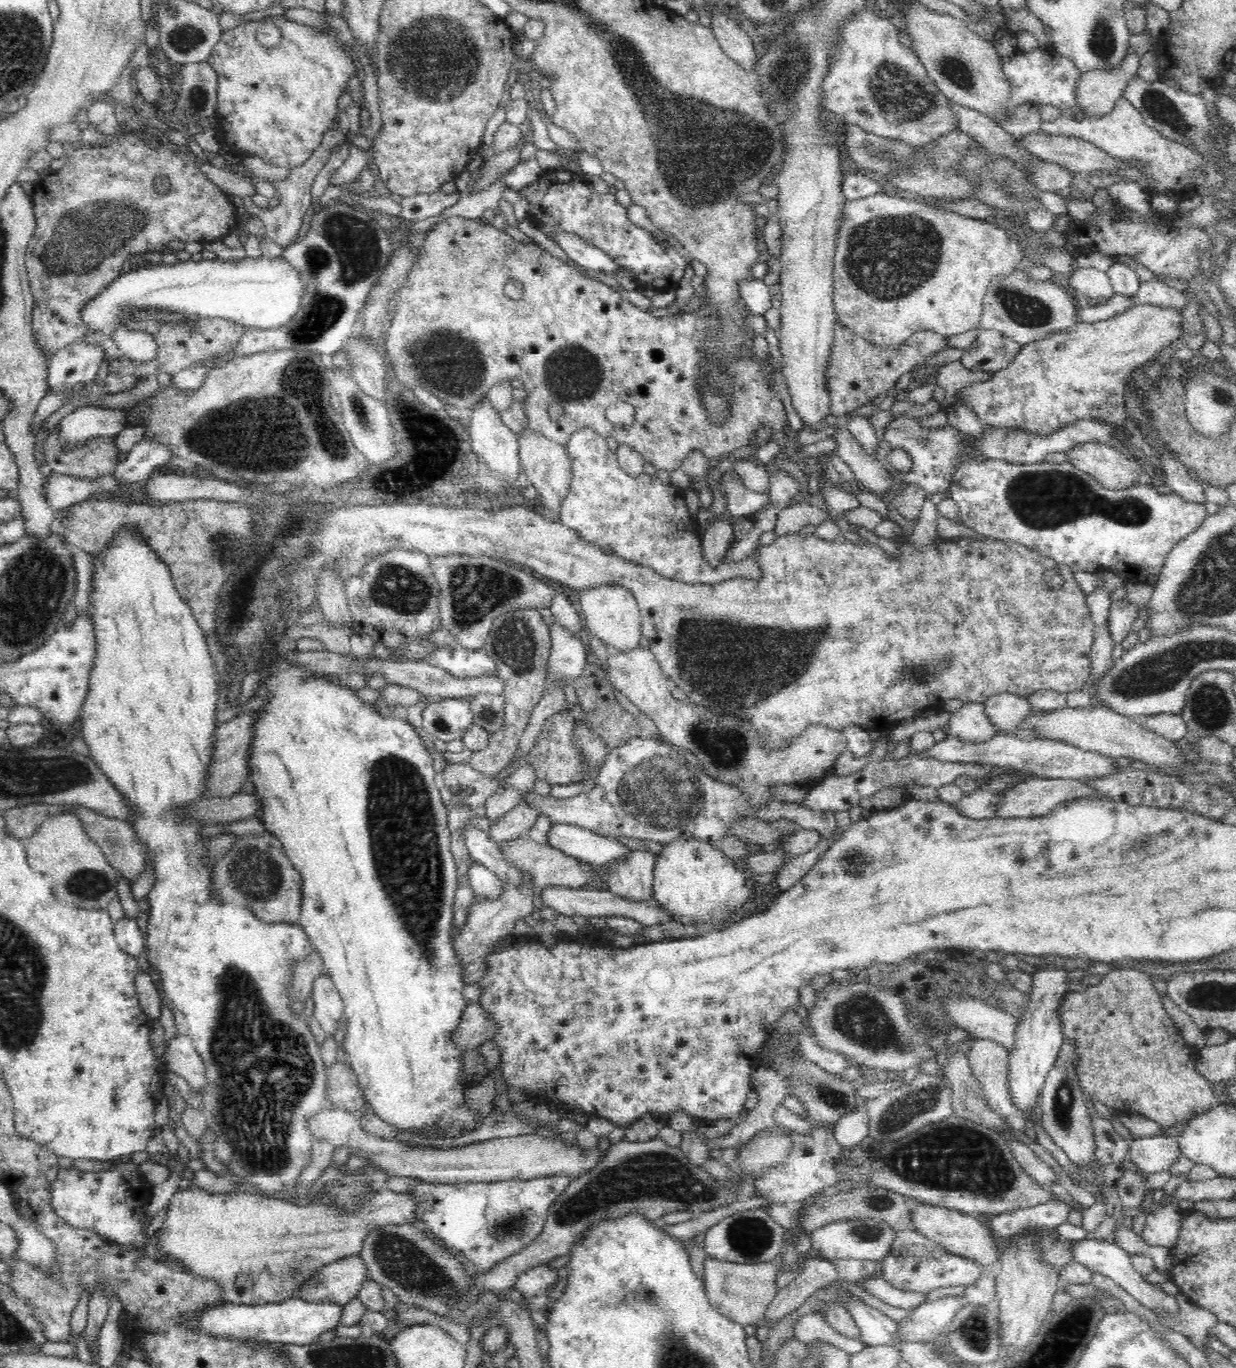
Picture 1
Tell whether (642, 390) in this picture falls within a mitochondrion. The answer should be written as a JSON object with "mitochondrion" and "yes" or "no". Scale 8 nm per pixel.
{"mitochondrion":"no"}

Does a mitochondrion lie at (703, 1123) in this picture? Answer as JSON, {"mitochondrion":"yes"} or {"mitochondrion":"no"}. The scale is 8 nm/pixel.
{"mitochondrion":"no"}

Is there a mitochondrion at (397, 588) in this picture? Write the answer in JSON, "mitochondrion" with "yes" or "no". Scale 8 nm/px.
{"mitochondrion":"yes"}

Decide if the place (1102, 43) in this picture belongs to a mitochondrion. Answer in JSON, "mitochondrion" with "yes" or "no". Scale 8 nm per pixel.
{"mitochondrion":"yes"}

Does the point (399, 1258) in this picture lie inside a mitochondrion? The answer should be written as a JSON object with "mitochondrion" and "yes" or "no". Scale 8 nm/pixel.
{"mitochondrion":"yes"}

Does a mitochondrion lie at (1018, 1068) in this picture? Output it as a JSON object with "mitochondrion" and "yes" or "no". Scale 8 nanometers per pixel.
{"mitochondrion":"no"}

